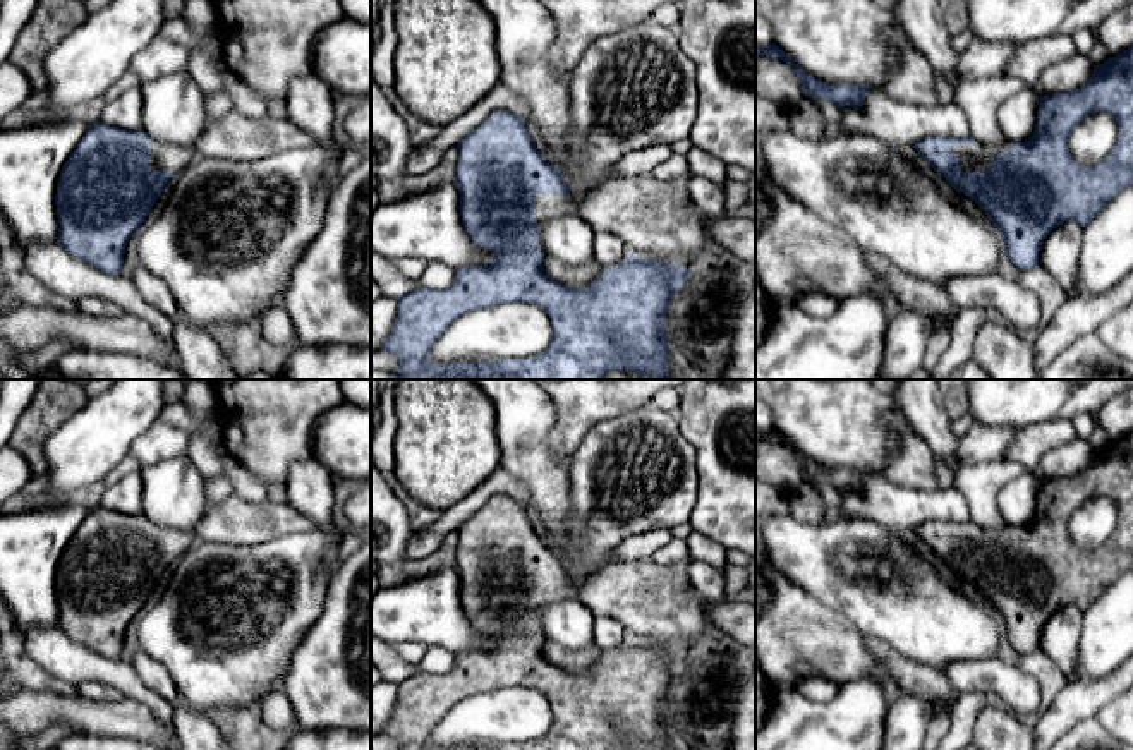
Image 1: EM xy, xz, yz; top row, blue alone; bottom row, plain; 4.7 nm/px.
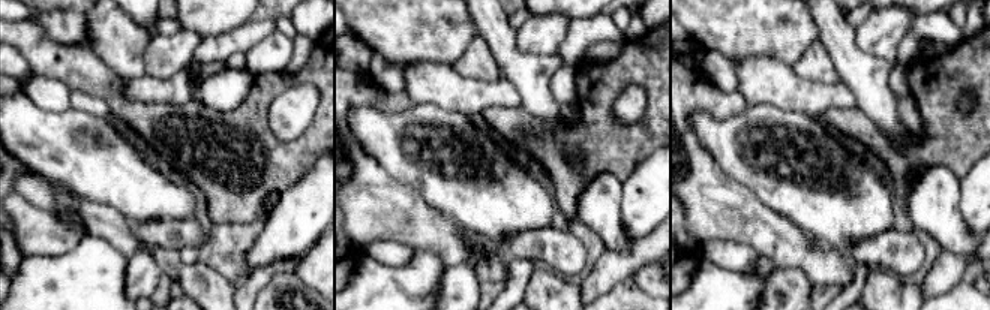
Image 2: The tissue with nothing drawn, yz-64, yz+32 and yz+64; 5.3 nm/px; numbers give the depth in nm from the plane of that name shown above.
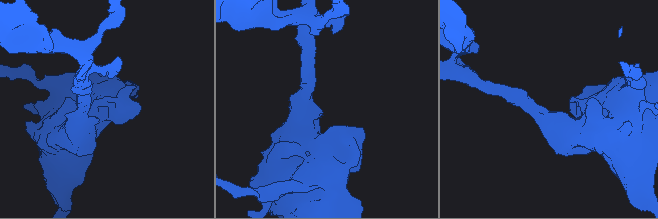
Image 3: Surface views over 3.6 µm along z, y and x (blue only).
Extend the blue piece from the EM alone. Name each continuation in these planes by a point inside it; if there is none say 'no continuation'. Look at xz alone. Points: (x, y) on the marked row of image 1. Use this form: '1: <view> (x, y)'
1: xz (546, 206)

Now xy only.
1: xy (172, 158)

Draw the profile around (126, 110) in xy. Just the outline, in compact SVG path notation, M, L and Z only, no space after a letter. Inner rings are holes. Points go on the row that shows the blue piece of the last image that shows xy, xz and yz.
M129 88L106 103L100 122L125 130L142 130L142 106L144 96L141 88Z

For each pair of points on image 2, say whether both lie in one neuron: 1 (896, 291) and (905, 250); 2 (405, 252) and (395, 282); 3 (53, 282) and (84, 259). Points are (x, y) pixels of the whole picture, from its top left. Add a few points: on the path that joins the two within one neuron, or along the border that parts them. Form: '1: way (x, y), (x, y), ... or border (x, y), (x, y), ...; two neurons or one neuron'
1: border (872, 267), (890, 270), (905, 279); two neurons
2: border (416, 249), (404, 265), (384, 265), (368, 253); two neurons
3: way (60, 282), (77, 267); one neuron

